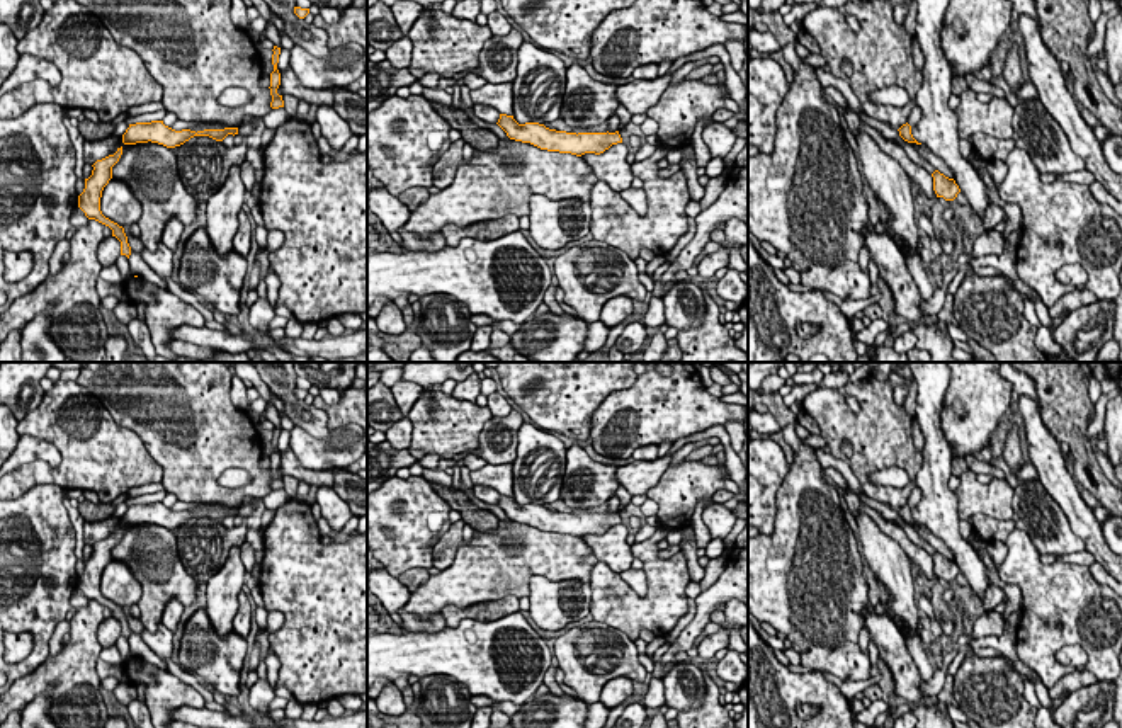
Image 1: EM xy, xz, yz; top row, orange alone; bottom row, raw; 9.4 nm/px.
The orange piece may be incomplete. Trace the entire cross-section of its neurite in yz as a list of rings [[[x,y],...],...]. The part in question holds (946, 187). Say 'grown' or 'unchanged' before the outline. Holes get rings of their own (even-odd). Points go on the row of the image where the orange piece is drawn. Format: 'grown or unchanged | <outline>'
unchanged | [[[938,170],[932,173],[933,177],[933,191],[937,197],[944,197],[945,201],[954,201],[957,194],[960,192],[959,185],[954,179],[945,177]]]

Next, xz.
unchanged | [[[500,114],[496,122],[510,139],[530,143],[541,150],[571,153],[581,156],[585,153],[600,155],[612,145],[622,143],[619,131],[615,133],[566,133],[549,129],[539,122],[518,124],[513,116]]]

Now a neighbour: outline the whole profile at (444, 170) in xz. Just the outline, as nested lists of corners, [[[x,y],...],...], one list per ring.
[[[464,139],[452,141],[449,150],[434,165],[434,187],[445,189],[454,182],[456,172],[462,162]]]

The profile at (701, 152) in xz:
[[[711,116],[700,119],[695,124],[694,134],[690,138],[690,145],[694,148],[695,163],[697,163],[697,167],[704,167],[704,168],[711,162],[711,158],[712,158],[711,153],[709,153],[709,148],[706,146],[706,143],[702,139],[704,124],[707,121],[711,121],[711,119],[712,119]]]

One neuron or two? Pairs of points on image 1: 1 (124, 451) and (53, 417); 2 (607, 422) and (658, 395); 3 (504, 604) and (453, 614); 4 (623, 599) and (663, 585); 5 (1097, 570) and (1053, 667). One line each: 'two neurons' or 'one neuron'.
1: one neuron
2: one neuron
3: one neuron
4: one neuron
5: two neurons

